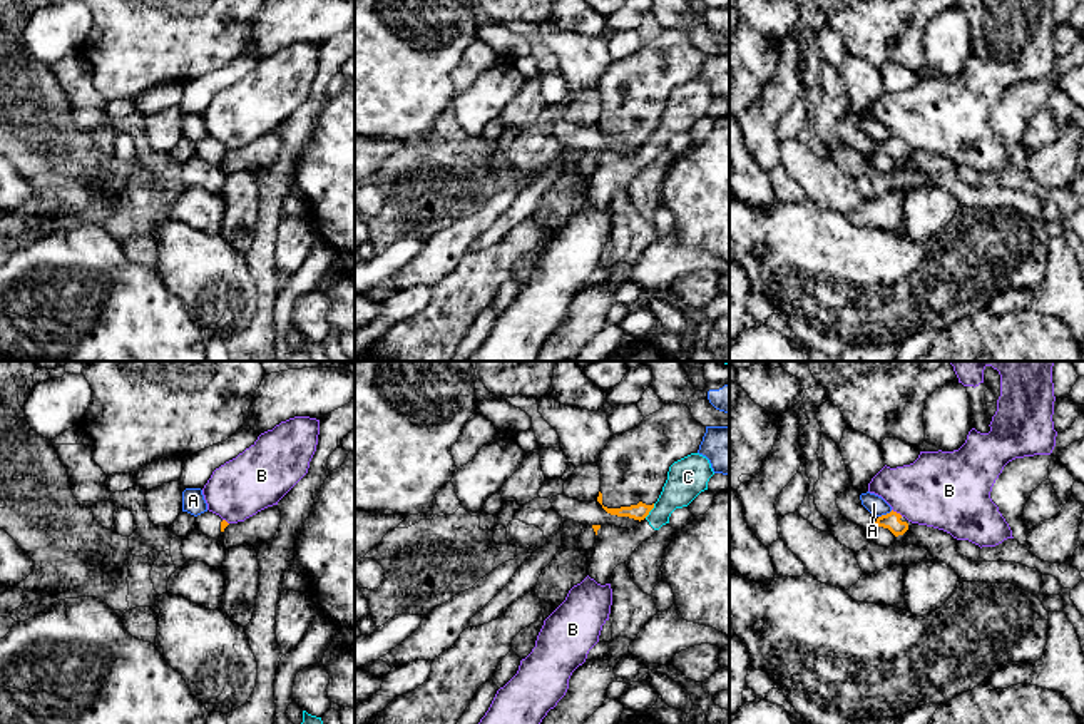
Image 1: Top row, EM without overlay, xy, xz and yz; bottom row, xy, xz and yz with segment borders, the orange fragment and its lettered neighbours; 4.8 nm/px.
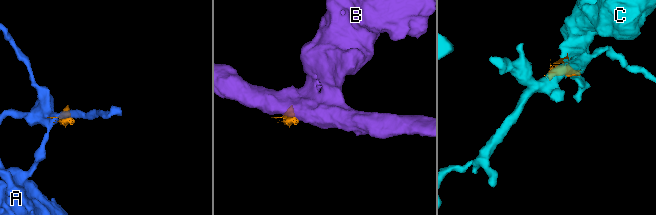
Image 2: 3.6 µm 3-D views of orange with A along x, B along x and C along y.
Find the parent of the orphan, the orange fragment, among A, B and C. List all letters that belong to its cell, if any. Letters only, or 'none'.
none

